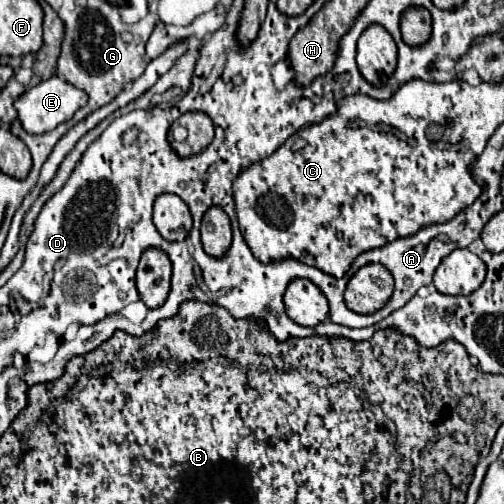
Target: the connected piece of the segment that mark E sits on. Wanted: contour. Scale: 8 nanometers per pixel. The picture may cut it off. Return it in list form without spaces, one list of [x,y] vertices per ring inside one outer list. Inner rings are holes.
[[[58,75],[40,81],[36,87],[32,87],[30,91],[26,91],[20,99],[16,99],[16,111],[18,111],[18,119],[22,123],[22,127],[26,129],[26,133],[30,135],[44,135],[52,129],[56,129],[60,123],[72,119],[72,115],[84,107],[88,101],[88,95],[80,89],[76,89],[74,85],[66,83],[64,79],[60,79]]]

